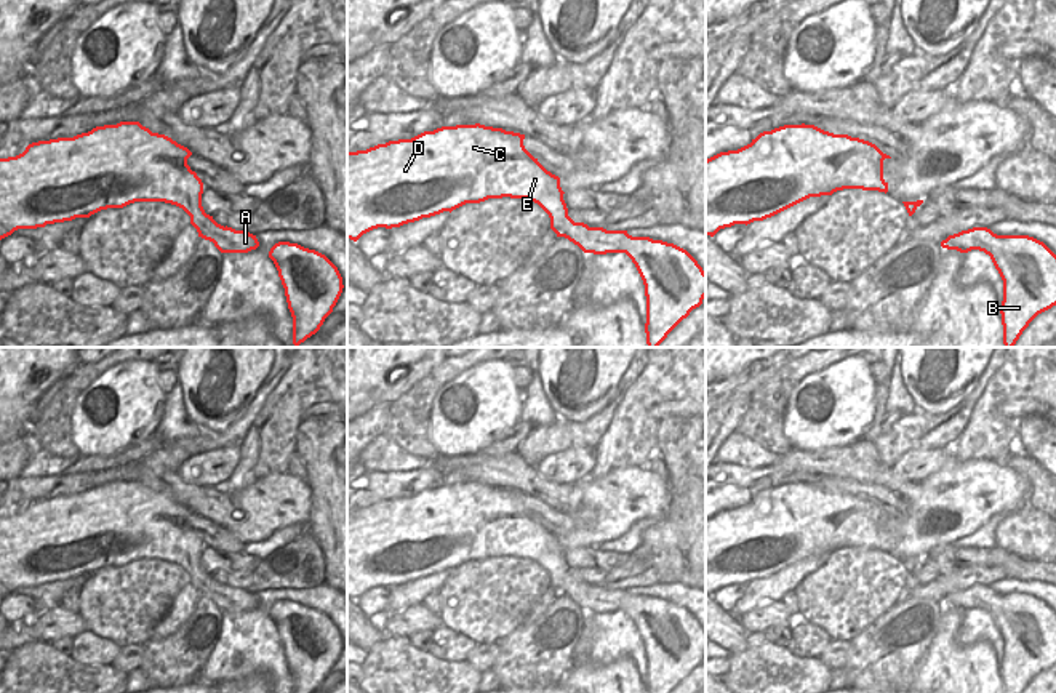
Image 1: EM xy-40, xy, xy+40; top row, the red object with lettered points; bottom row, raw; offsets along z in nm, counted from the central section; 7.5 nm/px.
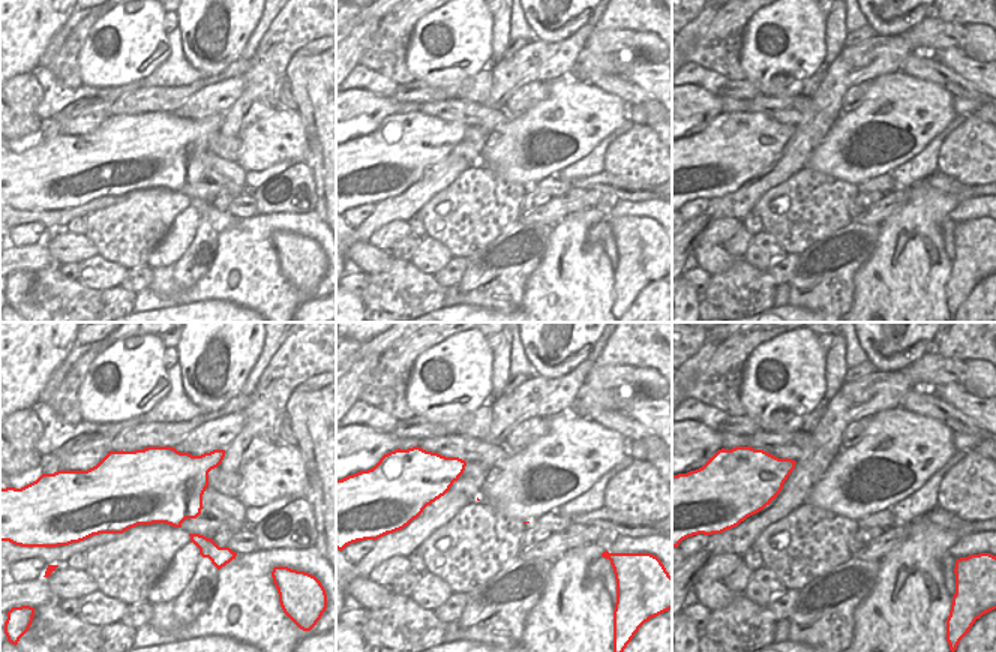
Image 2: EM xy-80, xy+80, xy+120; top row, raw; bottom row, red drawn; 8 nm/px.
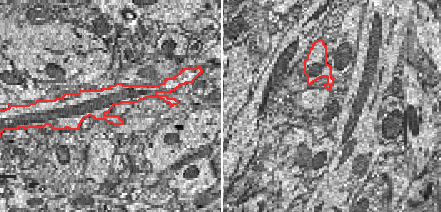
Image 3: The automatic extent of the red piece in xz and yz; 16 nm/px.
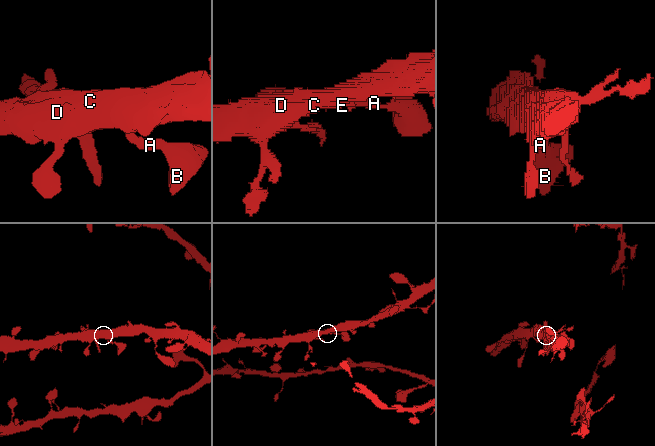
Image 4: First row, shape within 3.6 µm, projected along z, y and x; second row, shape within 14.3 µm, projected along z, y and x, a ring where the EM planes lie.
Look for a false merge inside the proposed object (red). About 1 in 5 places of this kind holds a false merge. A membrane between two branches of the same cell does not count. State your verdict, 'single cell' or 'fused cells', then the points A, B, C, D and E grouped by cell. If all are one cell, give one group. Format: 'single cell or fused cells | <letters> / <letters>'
single cell | A B C D E

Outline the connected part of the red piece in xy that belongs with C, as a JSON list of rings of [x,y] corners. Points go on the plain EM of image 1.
[[[475,483],[442,485],[424,490],[411,498],[389,499],[366,509],[347,511],[347,597],[357,600],[363,592],[378,586],[400,586],[408,581],[453,570],[466,562],[480,562],[488,557],[526,557],[538,562],[550,576],[550,587],[565,595],[584,611],[626,611],[635,623],[646,655],[646,693],[669,693],[706,656],[706,631],[683,607],[650,595],[632,595],[627,589],[606,589],[574,581],[568,575],[560,536],[547,530],[523,504],[525,493],[502,487]]]

